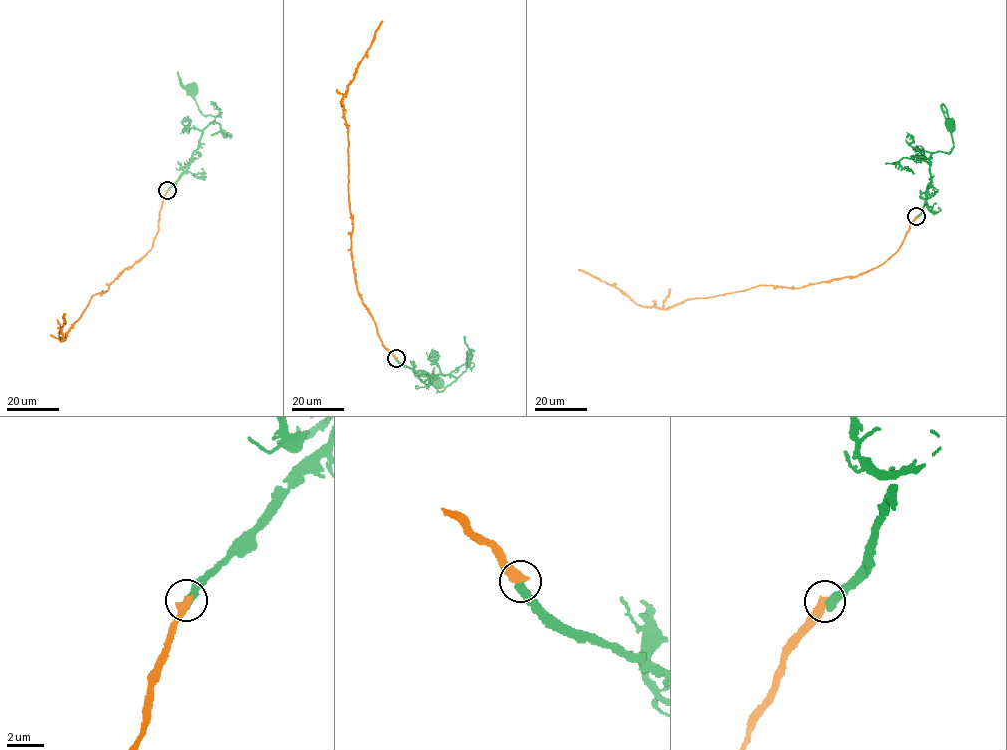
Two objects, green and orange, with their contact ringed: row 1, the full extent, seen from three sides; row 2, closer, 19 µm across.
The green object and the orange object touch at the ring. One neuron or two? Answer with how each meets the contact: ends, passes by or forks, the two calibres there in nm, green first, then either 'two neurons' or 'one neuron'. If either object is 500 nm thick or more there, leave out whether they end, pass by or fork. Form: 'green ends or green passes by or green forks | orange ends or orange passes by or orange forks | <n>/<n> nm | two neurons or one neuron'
green ends | orange ends | 440/400 nm | two neurons

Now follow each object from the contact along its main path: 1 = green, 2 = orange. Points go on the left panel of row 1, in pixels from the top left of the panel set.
1: (167, 190), (186, 168), (192, 153), (198, 148), (201, 131), (215, 118), (202, 114), (192, 90)
2: (167, 190), (150, 250), (119, 273), (107, 290), (91, 297), (60, 341), (65, 313)

